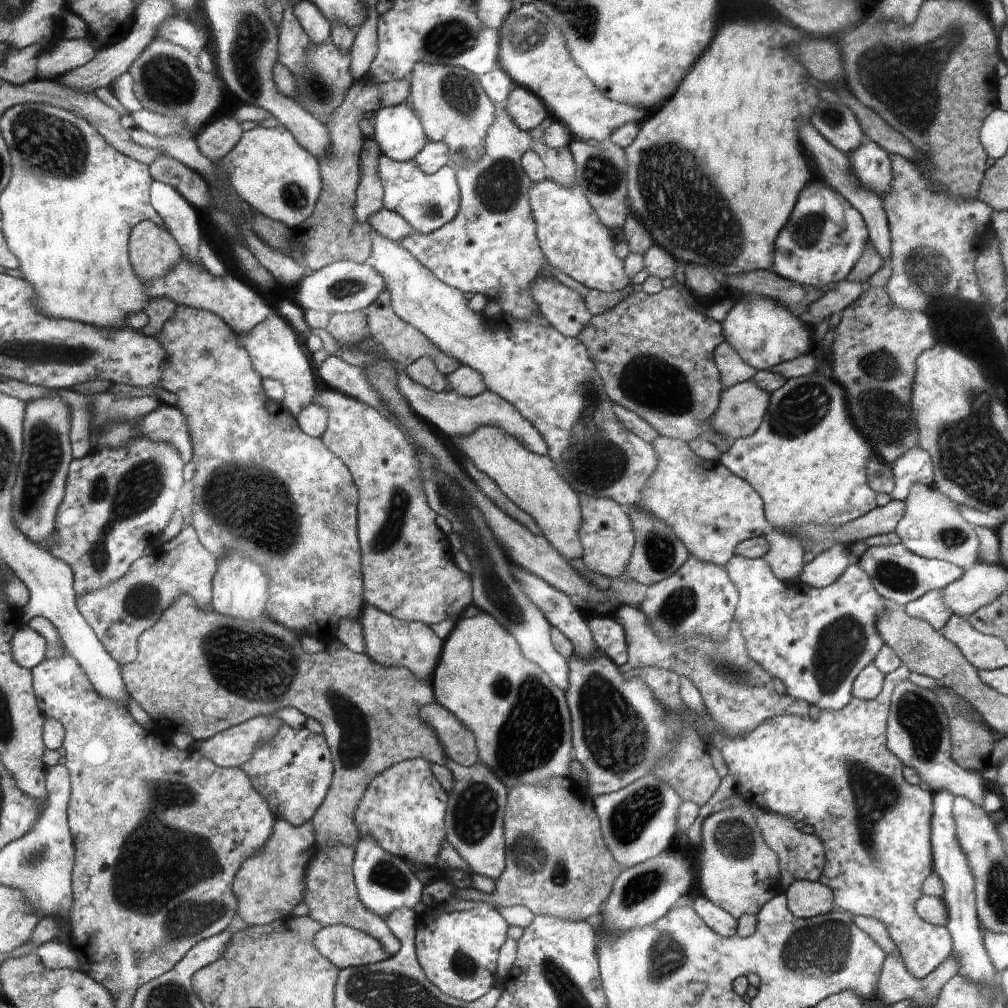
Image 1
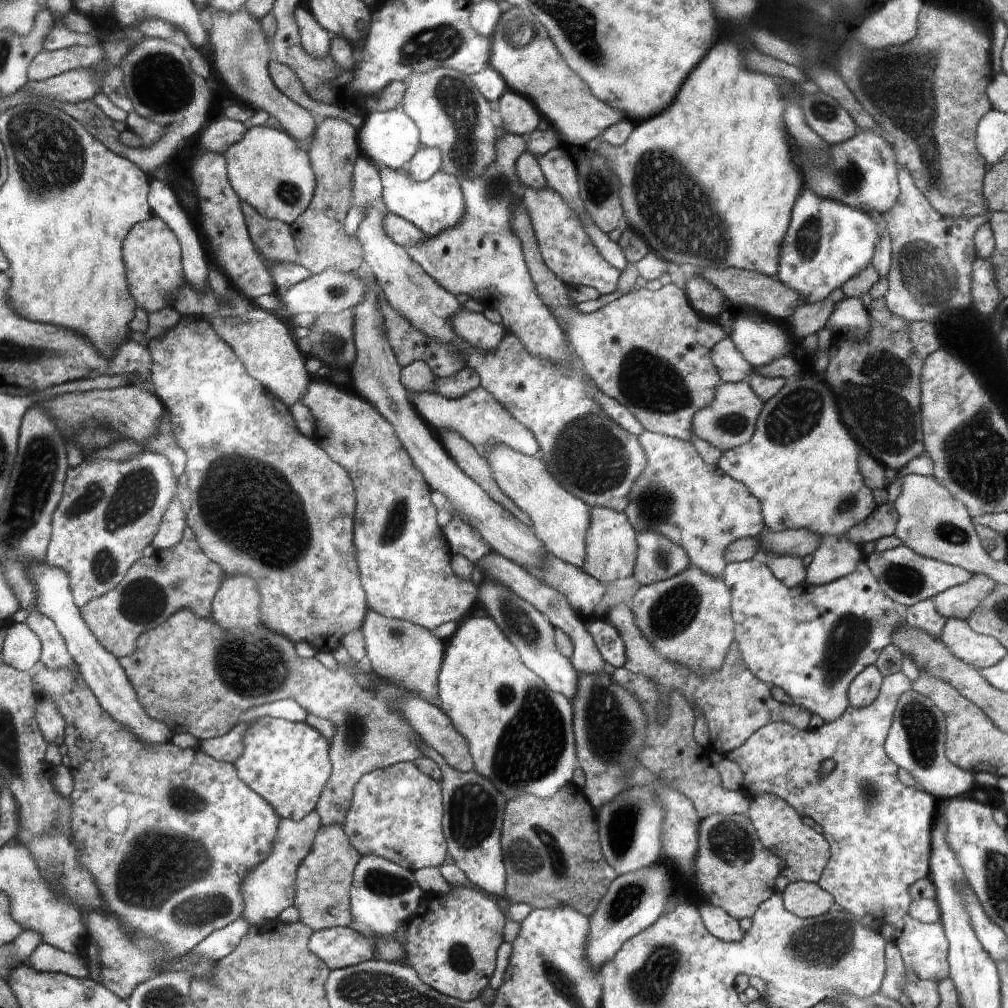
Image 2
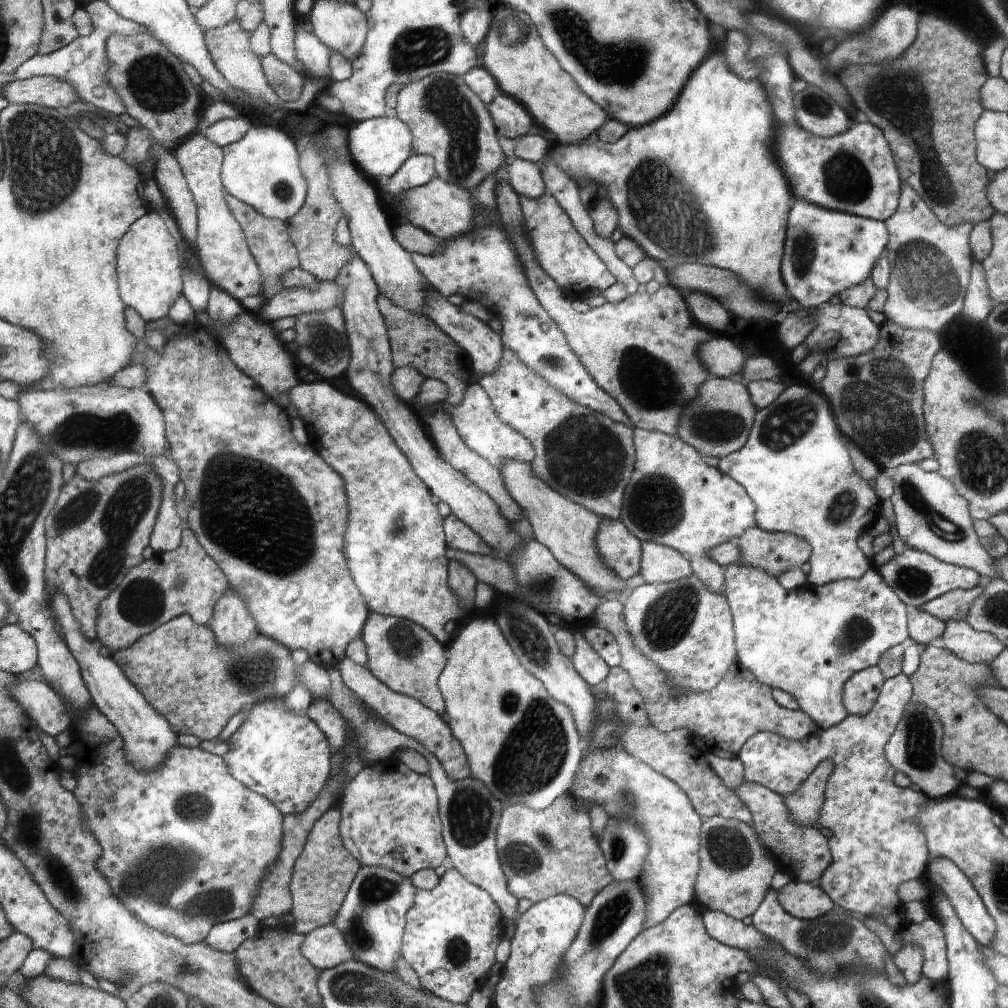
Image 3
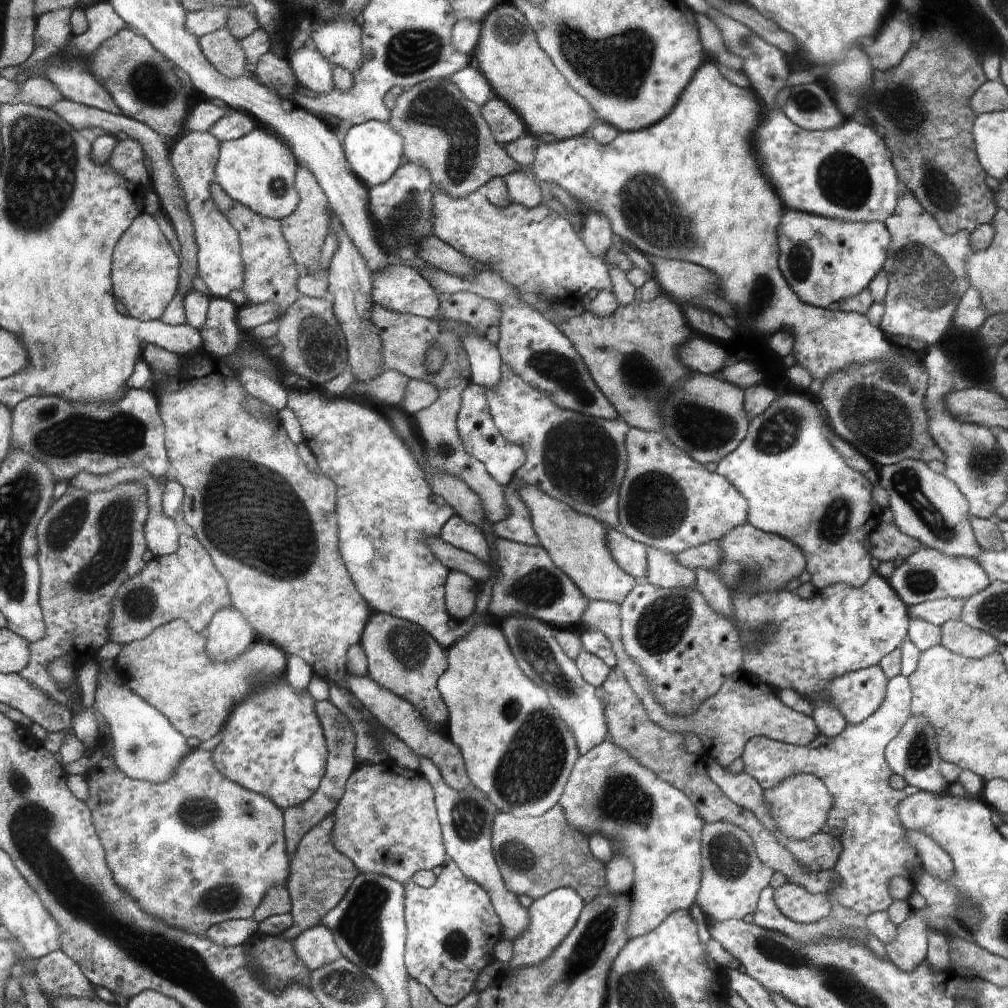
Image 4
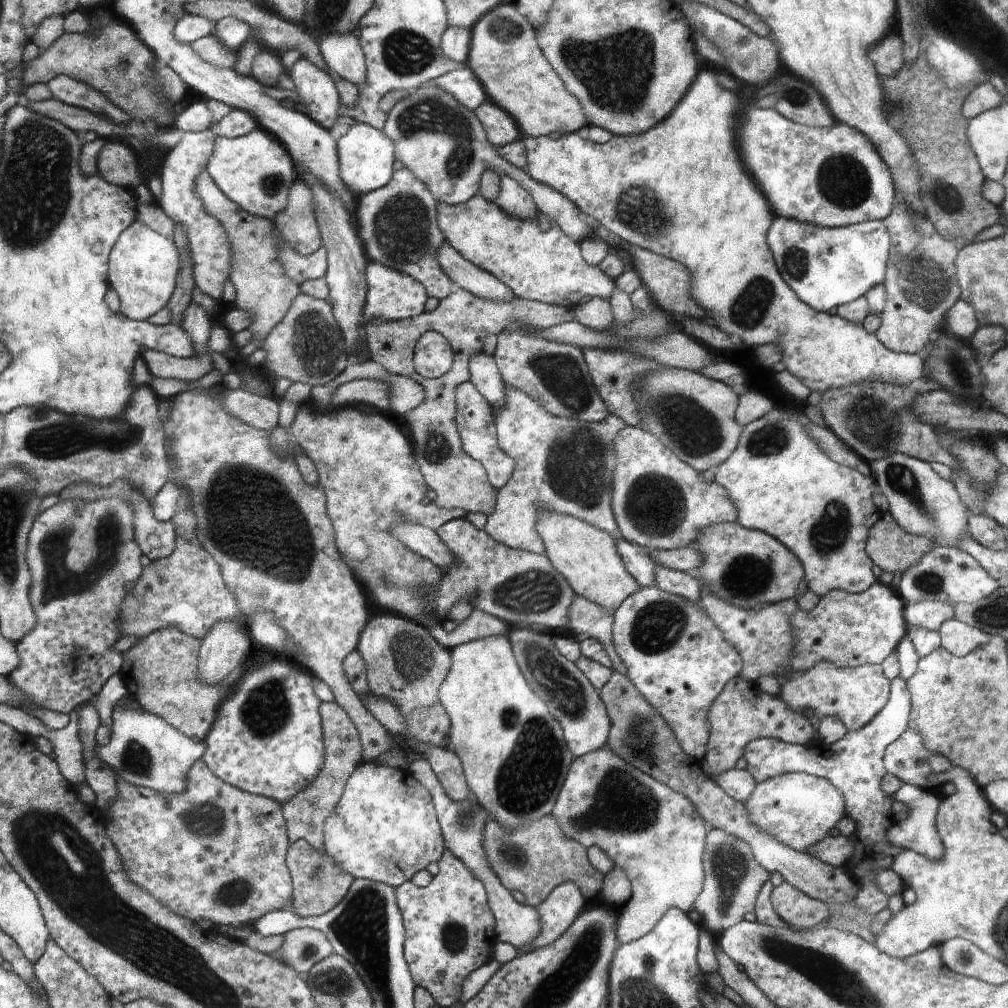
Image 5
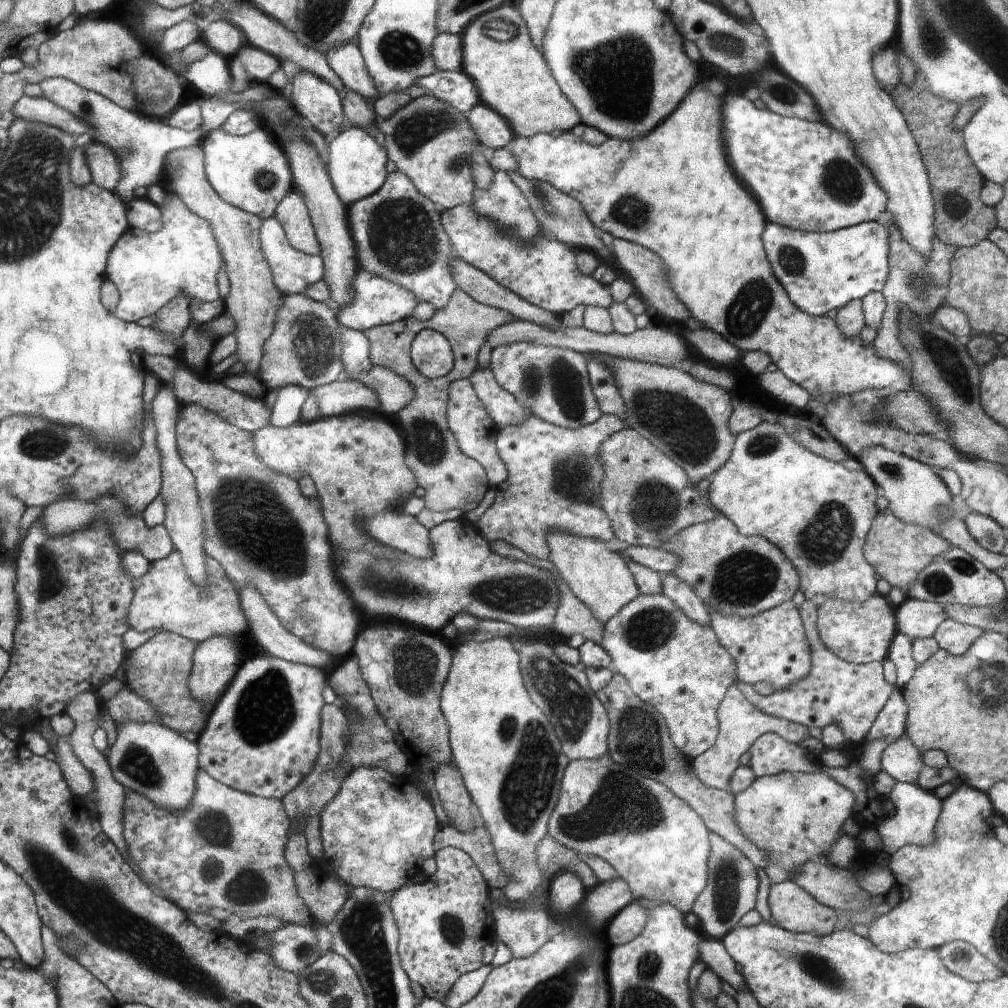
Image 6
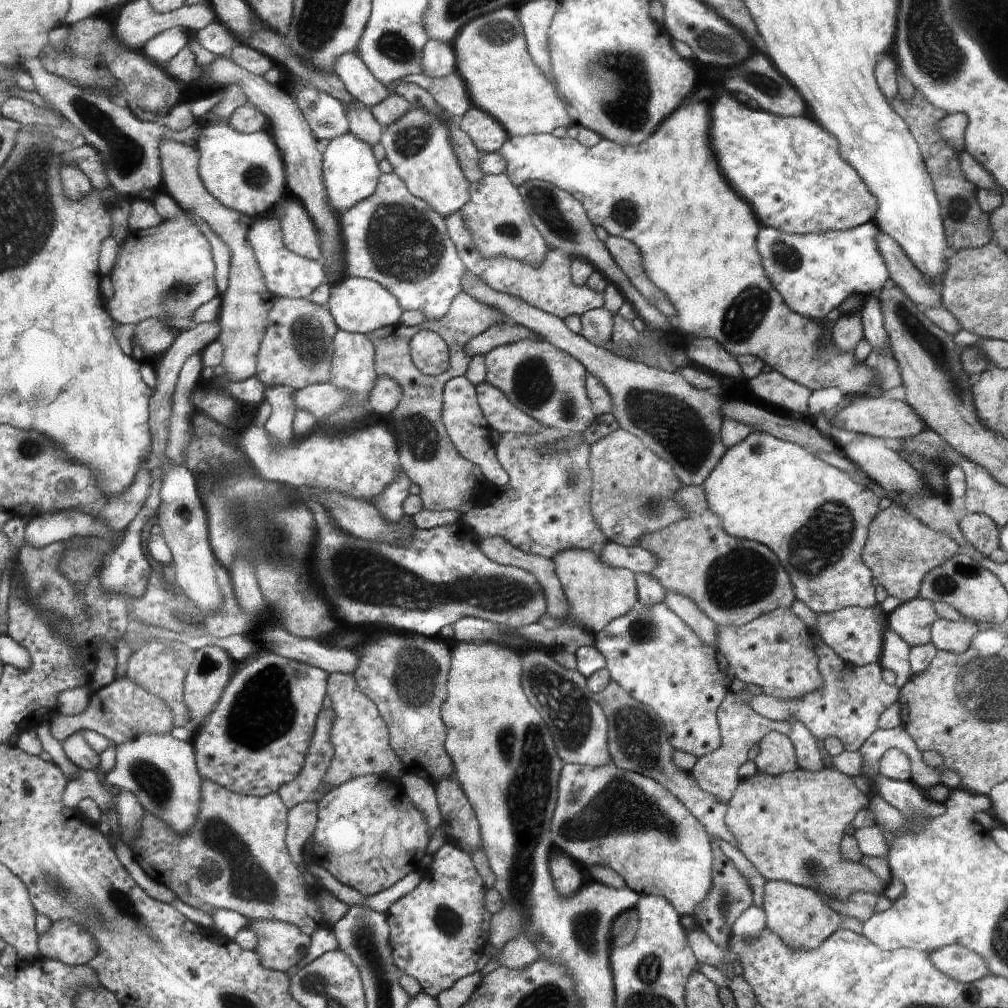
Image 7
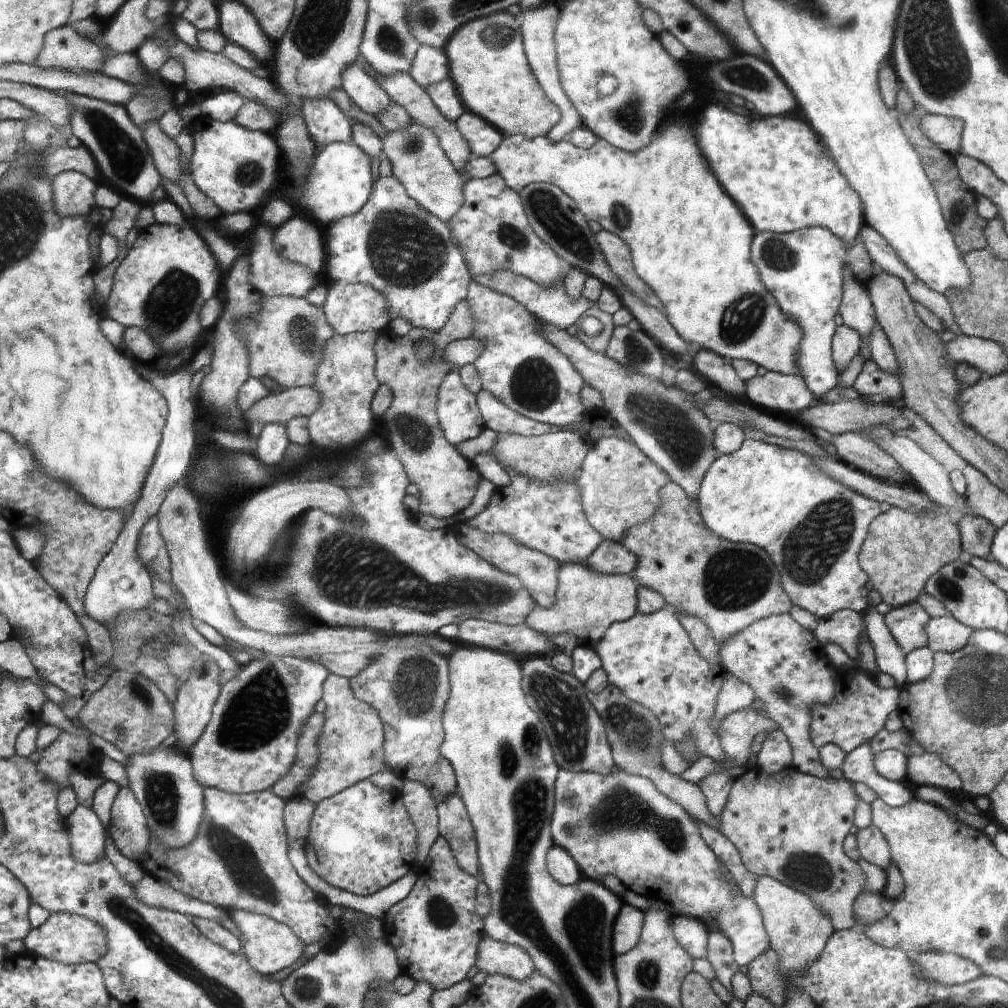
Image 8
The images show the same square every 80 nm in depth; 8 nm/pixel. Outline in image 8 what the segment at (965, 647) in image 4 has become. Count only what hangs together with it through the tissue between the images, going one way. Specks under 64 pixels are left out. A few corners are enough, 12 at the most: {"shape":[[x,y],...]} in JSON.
{"shape":[[952,615],[932,617],[925,629],[933,653],[953,653],[974,630]]}

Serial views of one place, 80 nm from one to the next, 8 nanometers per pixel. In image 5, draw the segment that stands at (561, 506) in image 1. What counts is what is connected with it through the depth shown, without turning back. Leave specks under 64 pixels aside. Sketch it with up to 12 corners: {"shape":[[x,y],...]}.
{"shape":[[540,508],[545,556],[614,614],[639,591],[616,539]]}

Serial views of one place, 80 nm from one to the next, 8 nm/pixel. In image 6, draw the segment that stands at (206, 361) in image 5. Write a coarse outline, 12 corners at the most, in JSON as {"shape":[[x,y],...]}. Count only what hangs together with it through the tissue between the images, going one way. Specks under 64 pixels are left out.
{"shape":[[143,355],[145,370],[242,430],[271,424],[264,397],[206,382],[179,357]]}

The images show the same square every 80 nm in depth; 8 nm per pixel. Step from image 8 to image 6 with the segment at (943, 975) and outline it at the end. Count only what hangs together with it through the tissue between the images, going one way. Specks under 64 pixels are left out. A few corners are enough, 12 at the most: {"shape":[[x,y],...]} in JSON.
{"shape":[[950,941],[944,966],[972,983],[996,981],[1001,970],[976,947]]}

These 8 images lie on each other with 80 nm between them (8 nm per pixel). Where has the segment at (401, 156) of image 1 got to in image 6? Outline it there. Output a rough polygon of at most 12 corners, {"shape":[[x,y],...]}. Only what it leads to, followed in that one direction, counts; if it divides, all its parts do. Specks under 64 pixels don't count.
{"shape":[[350,127],[327,149],[327,173],[346,205],[387,180],[389,152]]}

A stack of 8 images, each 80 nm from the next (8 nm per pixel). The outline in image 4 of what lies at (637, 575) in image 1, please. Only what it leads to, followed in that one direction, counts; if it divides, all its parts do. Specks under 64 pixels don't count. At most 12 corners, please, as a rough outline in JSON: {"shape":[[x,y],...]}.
{"shape":[[650,545],[646,582],[663,589],[694,587],[694,569],[674,552]]}

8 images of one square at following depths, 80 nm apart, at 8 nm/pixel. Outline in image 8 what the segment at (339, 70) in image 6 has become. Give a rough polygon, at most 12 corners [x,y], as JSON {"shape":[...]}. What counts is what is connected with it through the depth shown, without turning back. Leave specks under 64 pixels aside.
{"shape":[[357,61],[342,74],[341,87],[374,115],[391,101],[372,73]]}

